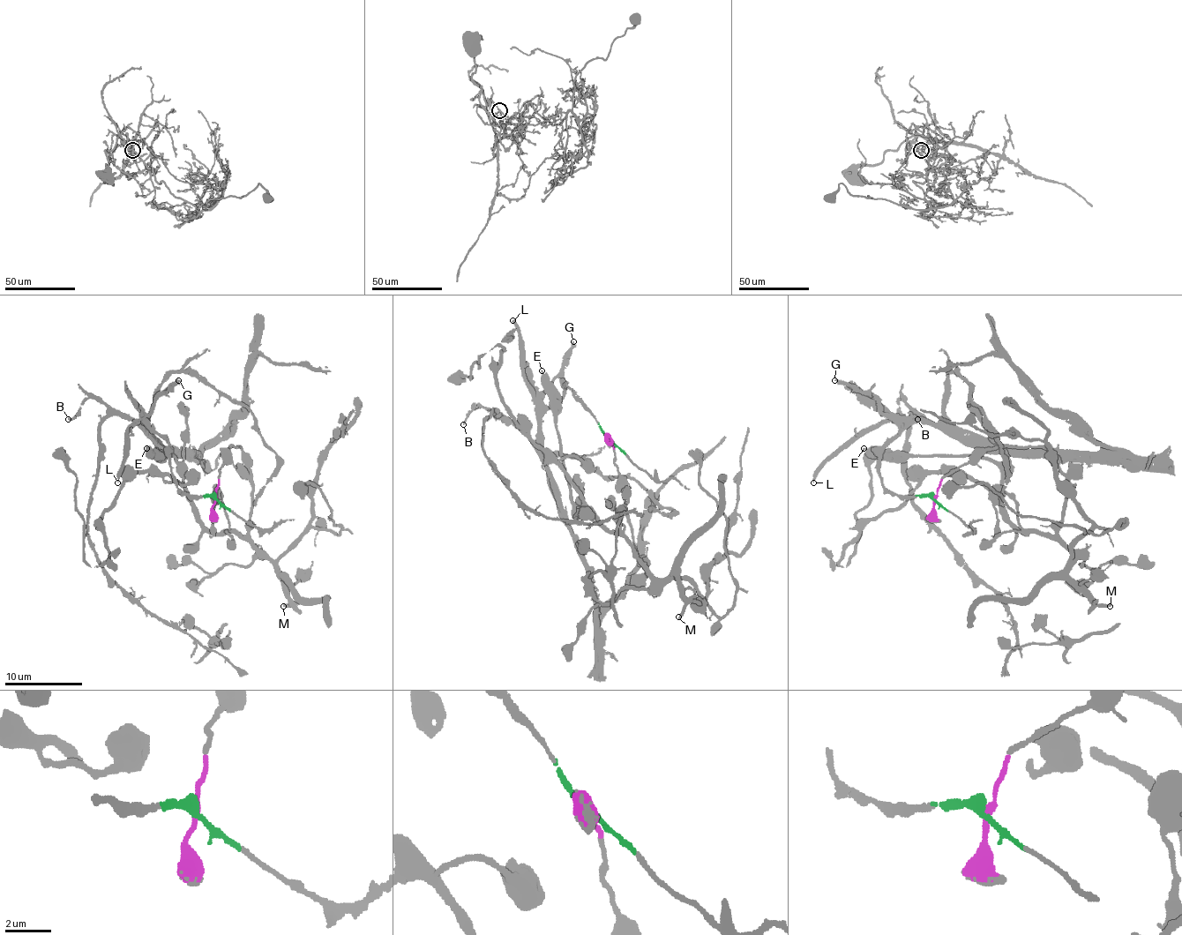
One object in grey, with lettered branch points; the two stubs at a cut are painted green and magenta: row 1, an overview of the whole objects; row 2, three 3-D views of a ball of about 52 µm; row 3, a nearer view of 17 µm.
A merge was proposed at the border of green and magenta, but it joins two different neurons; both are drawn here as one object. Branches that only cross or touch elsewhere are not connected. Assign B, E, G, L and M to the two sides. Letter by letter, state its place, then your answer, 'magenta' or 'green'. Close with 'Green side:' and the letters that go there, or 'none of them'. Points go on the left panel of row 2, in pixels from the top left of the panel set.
B: (68, 419) | green
E: (146, 448) | magenta
G: (178, 380) | green
L: (117, 482) | green
M: (283, 606) | magenta
Green side: B, G, L

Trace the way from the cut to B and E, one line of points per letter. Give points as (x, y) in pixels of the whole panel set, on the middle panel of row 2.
B: (610, 440), (566, 385), (564, 395), (542, 415), (534, 438), (494, 411), (475, 405), (463, 425)
E: (610, 440), (634, 549), (647, 574), (624, 538), (572, 501), (557, 429), (554, 385), (541, 370)

